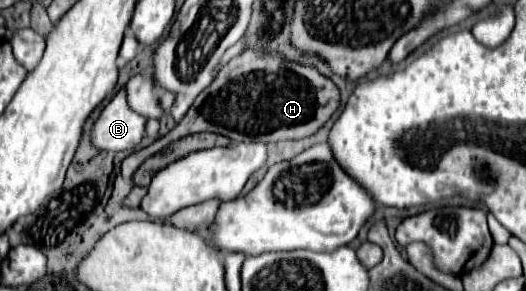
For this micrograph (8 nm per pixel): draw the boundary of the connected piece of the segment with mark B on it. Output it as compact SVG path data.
M122 88L96 120L92 142L100 150L132 150L142 142L144 130L146 118L128 108L126 90Z

